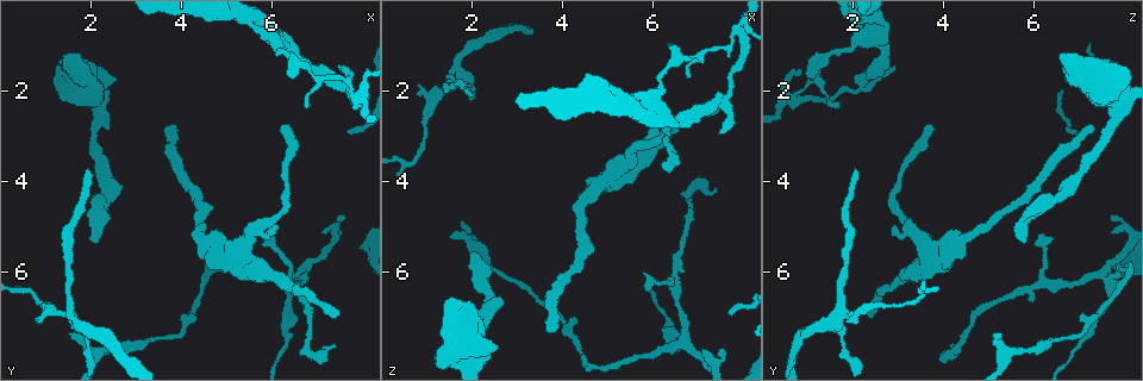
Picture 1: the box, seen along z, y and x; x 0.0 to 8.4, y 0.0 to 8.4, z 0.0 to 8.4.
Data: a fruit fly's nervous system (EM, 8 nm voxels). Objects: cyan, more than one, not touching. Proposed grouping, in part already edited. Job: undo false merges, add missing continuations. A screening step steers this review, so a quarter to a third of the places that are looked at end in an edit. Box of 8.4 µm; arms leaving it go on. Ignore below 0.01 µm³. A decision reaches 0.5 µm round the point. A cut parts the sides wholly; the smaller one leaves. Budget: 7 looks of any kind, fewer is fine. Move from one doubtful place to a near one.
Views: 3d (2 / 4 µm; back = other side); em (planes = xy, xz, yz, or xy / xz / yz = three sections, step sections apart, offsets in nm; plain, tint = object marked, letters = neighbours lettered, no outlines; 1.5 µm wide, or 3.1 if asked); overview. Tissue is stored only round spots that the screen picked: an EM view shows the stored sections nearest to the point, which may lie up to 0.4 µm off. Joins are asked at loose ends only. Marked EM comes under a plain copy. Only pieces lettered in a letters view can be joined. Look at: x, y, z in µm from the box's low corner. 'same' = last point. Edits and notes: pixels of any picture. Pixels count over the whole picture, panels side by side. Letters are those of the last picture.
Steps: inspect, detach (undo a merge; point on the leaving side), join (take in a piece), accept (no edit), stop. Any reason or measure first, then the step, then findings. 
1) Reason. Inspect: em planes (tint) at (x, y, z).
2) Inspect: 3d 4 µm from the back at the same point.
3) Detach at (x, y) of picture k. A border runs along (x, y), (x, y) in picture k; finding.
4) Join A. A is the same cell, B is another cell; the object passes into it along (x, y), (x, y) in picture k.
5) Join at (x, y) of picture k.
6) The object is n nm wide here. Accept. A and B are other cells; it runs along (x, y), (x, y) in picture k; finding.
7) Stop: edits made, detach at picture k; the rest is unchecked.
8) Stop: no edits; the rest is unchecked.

Free end. Inspect: 3d 2 µm at (1.60, 7.35, 5.25).

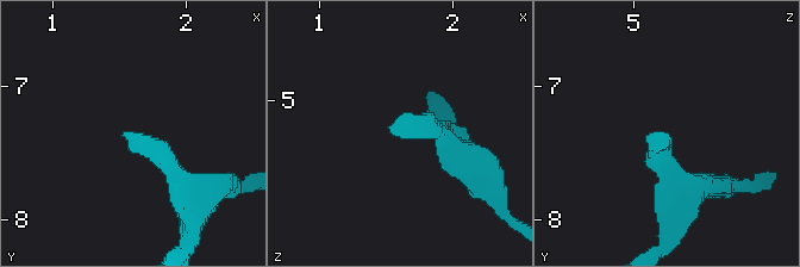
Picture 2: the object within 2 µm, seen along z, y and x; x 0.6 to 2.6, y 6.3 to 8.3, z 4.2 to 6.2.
Need the tissue. Inspect: em planes (tint) at (1.58, 7.32, 5.20).

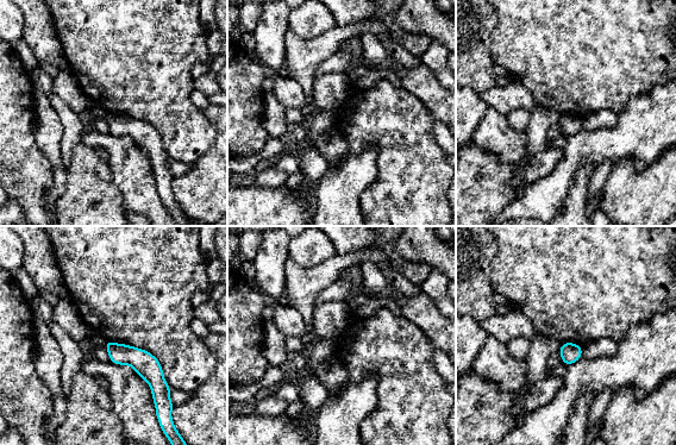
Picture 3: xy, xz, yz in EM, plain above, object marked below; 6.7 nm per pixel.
Inspect: em planes (letters) at the same point.

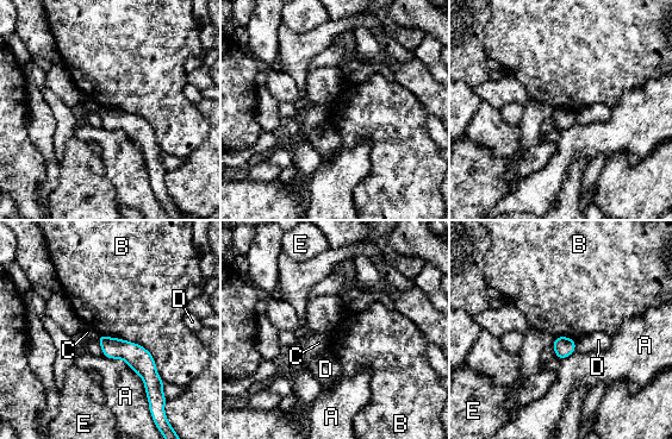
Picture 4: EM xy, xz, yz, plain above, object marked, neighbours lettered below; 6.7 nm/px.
Accept. A, B, C, D and E are other cells; a border runs along (99, 334), (141, 344), (163, 381) in picture 4; no lettered piece goes on from it.

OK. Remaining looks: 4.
Free end. Inspect: em planes (tint) at (6.05, 5.05, 2.85).

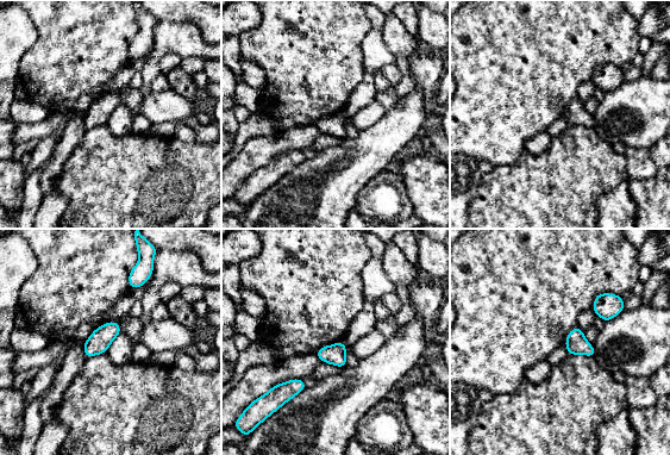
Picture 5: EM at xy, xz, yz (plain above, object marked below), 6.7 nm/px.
See the neighbours. Inspect: em planes (letters) at the same point.

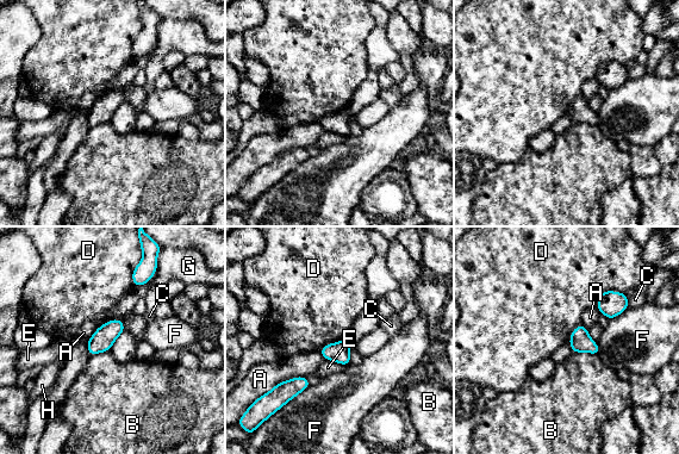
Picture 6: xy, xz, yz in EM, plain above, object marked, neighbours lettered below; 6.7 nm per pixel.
The longest contact is with A, 280 nm. Accept. A, B, C, D, E, F, G and H are other cells; a border runs along (628, 293), (603, 291), (596, 306) in picture 6; none of them fits.

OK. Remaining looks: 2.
An open end. Inspect: 3d 4 µm at (7.35, 7.60, 4.15).

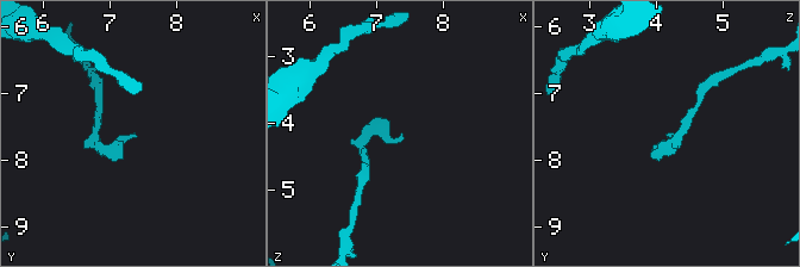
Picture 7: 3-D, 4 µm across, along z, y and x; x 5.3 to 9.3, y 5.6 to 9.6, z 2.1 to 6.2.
Inspect: em planes (letters) at (7.35, 7.65, 4.15).

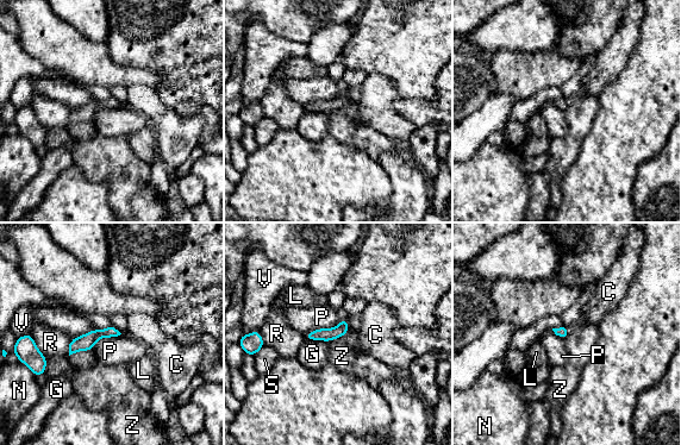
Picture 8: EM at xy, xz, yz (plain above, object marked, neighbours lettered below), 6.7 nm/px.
The object is 80 nm wide here. Accept. C, G, L, N, P, R, S, V and Z are other cells; it runs along (114, 332), (97, 333), (72, 350) in picture 8; none of them fits.

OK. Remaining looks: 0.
Stop: no edits; the rest is unchecked.

